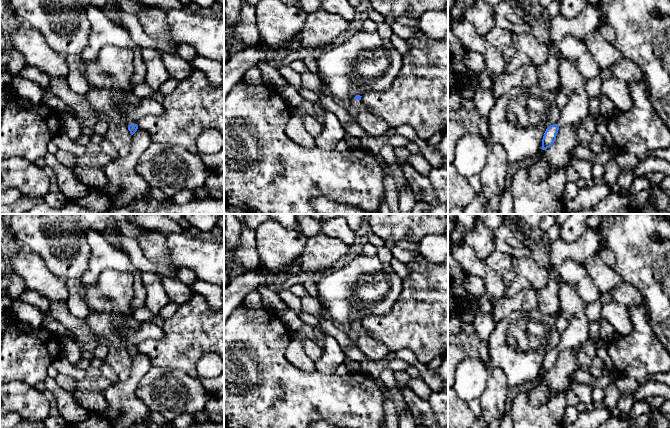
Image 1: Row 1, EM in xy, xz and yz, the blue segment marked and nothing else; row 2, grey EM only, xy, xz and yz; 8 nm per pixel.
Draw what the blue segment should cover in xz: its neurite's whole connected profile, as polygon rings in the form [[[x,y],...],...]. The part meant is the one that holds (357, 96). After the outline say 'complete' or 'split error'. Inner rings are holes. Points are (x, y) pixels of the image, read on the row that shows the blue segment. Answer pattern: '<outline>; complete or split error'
[[[356,95],[352,99],[352,105],[351,105],[350,109],[348,110],[349,116],[353,120],[357,120],[357,118],[358,118],[359,108],[360,108],[360,105],[362,103],[361,97],[362,96],[360,96],[360,95]]]; split error

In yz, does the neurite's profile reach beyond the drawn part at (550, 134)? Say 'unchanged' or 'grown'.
grown

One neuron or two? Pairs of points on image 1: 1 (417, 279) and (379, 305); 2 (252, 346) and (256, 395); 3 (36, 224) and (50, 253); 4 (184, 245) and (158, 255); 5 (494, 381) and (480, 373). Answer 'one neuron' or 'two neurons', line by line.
1: two neurons
2: one neuron
3: one neuron
4: two neurons
5: two neurons

